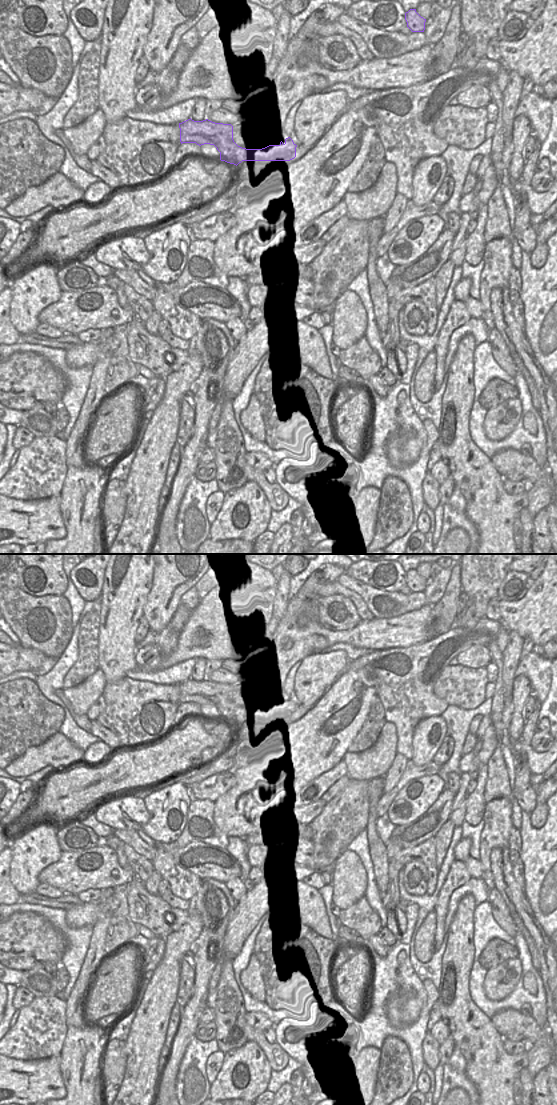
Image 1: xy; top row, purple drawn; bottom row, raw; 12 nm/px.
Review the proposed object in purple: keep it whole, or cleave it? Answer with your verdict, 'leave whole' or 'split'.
split

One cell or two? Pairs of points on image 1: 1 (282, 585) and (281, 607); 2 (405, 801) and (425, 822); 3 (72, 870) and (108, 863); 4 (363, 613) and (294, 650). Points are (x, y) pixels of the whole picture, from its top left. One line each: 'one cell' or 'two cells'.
1: one cell
2: two cells
3: one cell
4: two cells

